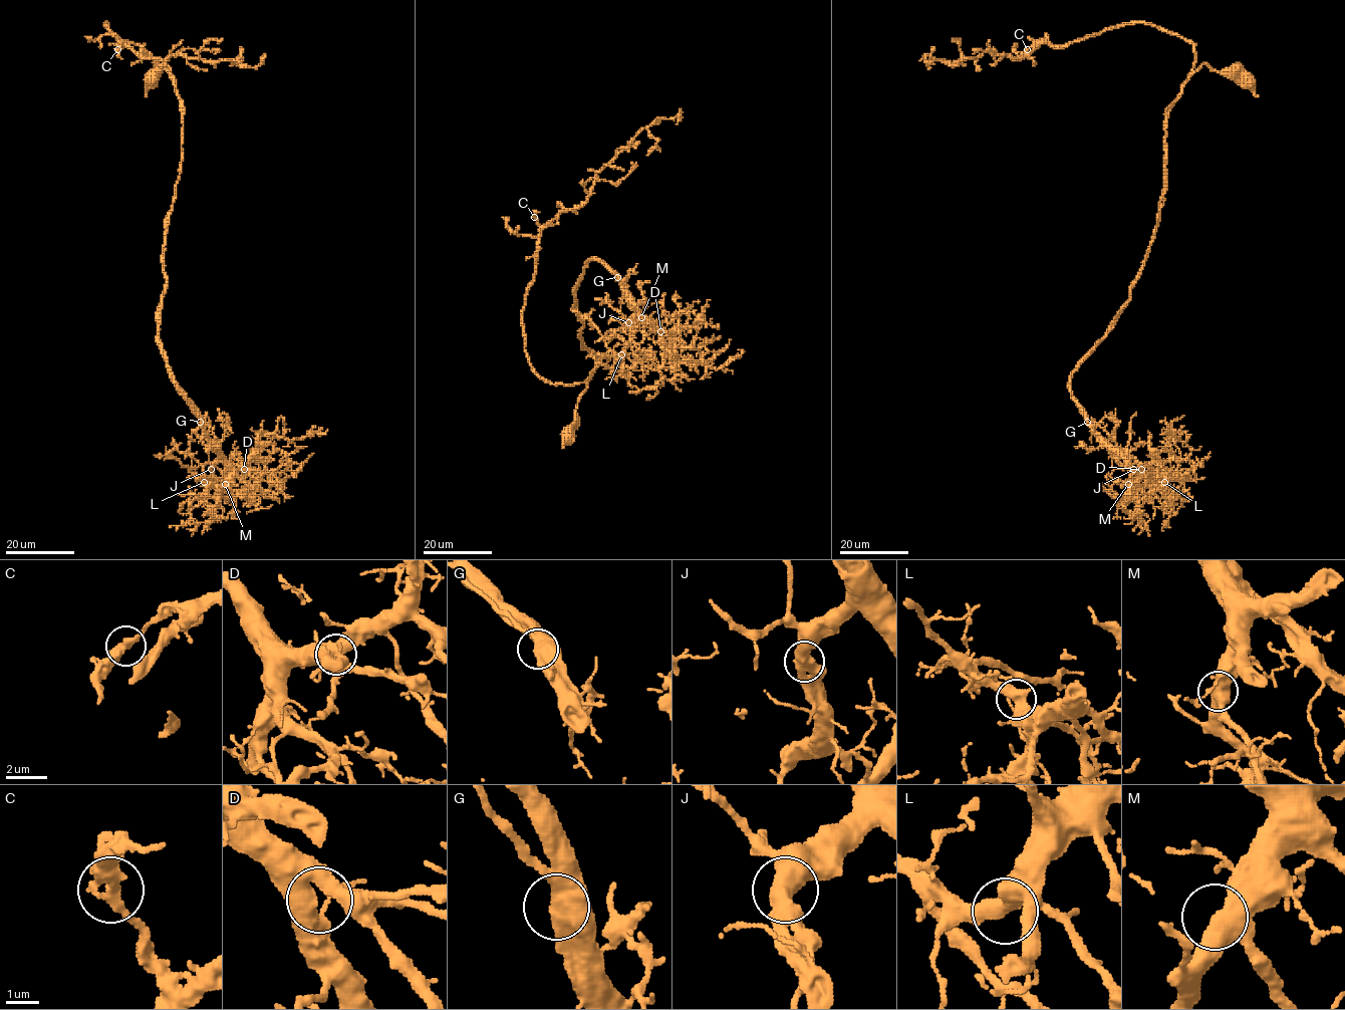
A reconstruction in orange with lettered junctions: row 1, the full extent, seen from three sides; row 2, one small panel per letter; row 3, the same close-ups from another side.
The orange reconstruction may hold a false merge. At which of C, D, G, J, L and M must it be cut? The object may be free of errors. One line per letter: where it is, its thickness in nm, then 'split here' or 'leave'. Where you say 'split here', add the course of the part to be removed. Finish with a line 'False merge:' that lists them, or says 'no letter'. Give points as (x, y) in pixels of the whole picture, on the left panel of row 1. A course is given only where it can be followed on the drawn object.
C: place (117, 49); calibre 400 nm; leave
D: place (244, 469); calibre 500 nm; leave
G: place (200, 422); calibre 550 nm; leave
J: place (211, 469); calibre 550 nm; leave
L: place (204, 482); calibre 500 nm; leave
M: place (225, 484); calibre 500 nm; leave
False merge: no letter

